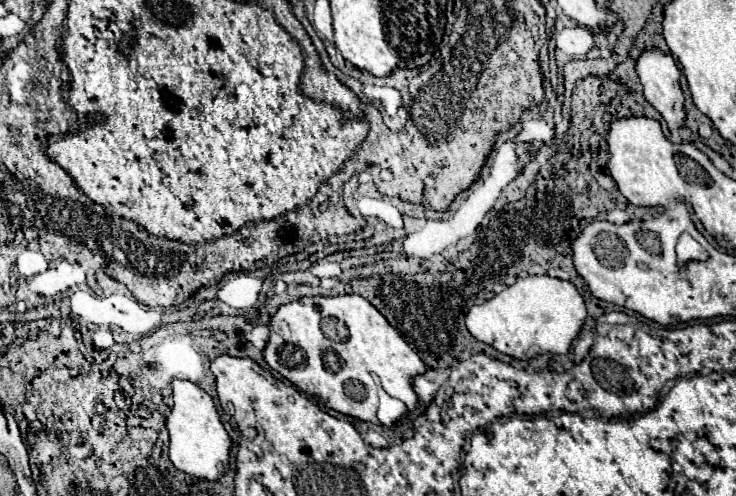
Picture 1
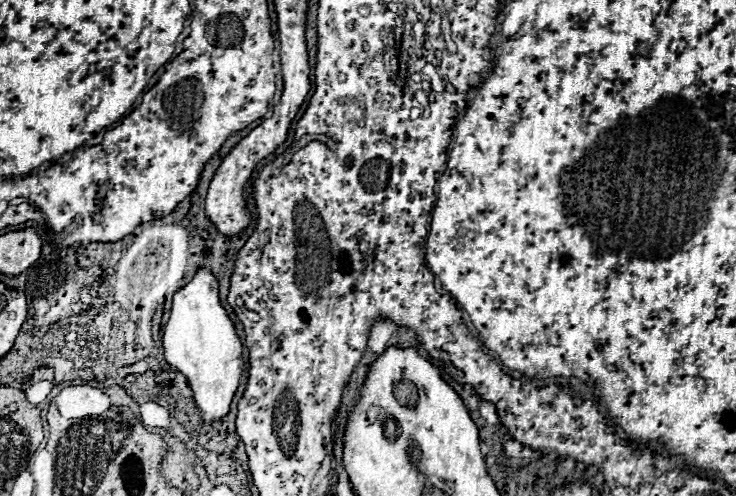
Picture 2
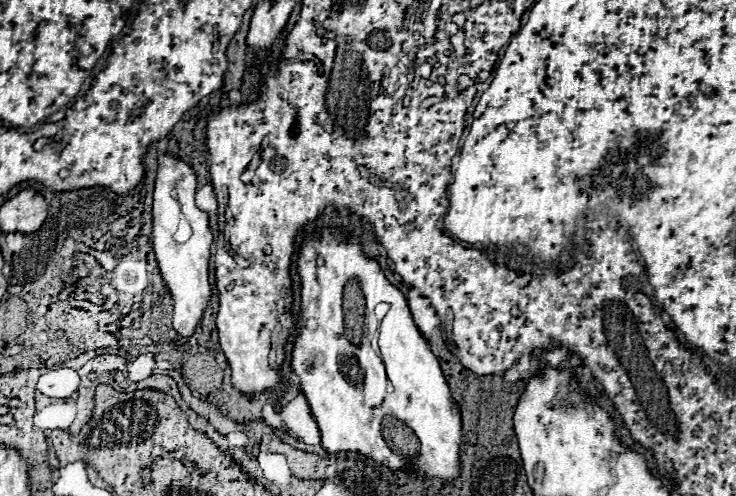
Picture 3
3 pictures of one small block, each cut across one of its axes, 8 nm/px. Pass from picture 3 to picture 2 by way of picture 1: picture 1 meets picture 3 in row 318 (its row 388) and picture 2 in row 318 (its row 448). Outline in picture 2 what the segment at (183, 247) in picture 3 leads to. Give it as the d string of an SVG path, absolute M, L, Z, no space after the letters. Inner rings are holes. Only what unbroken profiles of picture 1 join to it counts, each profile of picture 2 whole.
M198 270L194 280L174 294L172 316L164 326L166 362L188 378L202 422L218 422L230 412L232 398L246 370L242 342L218 298L218 280L208 270Z

